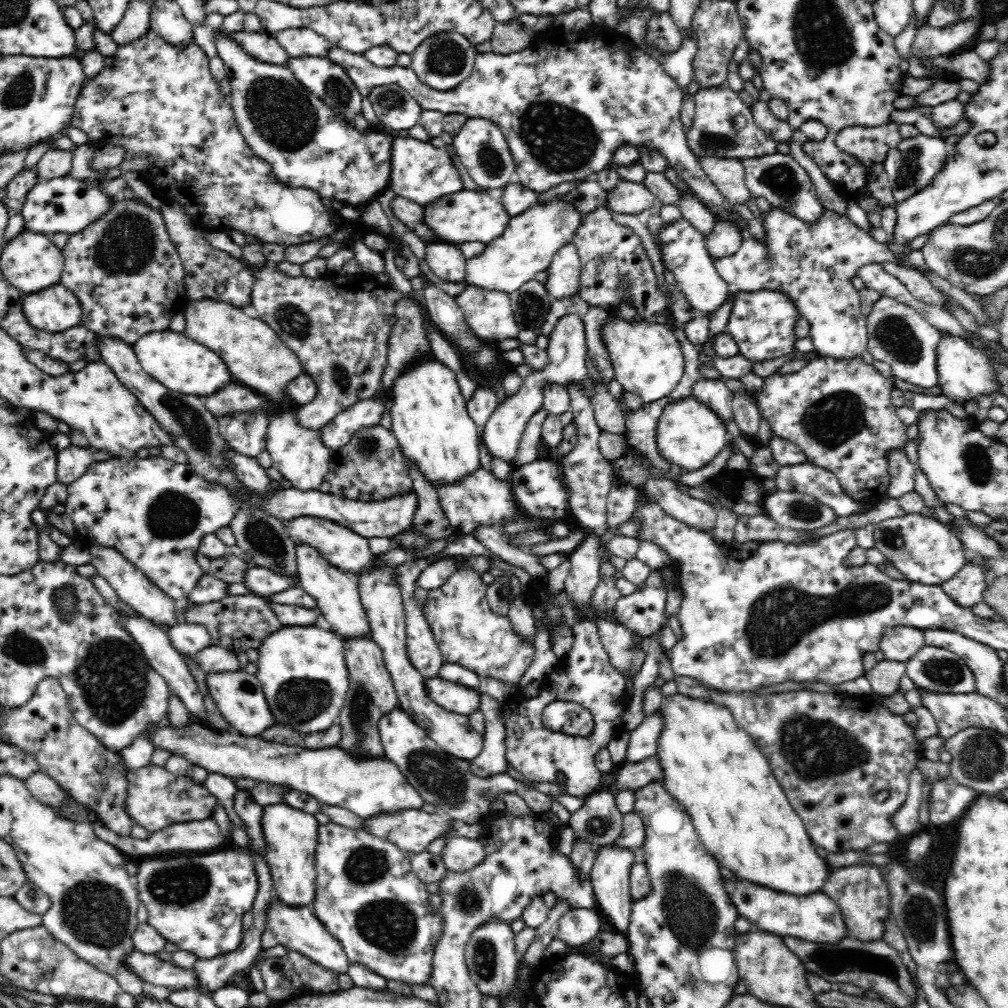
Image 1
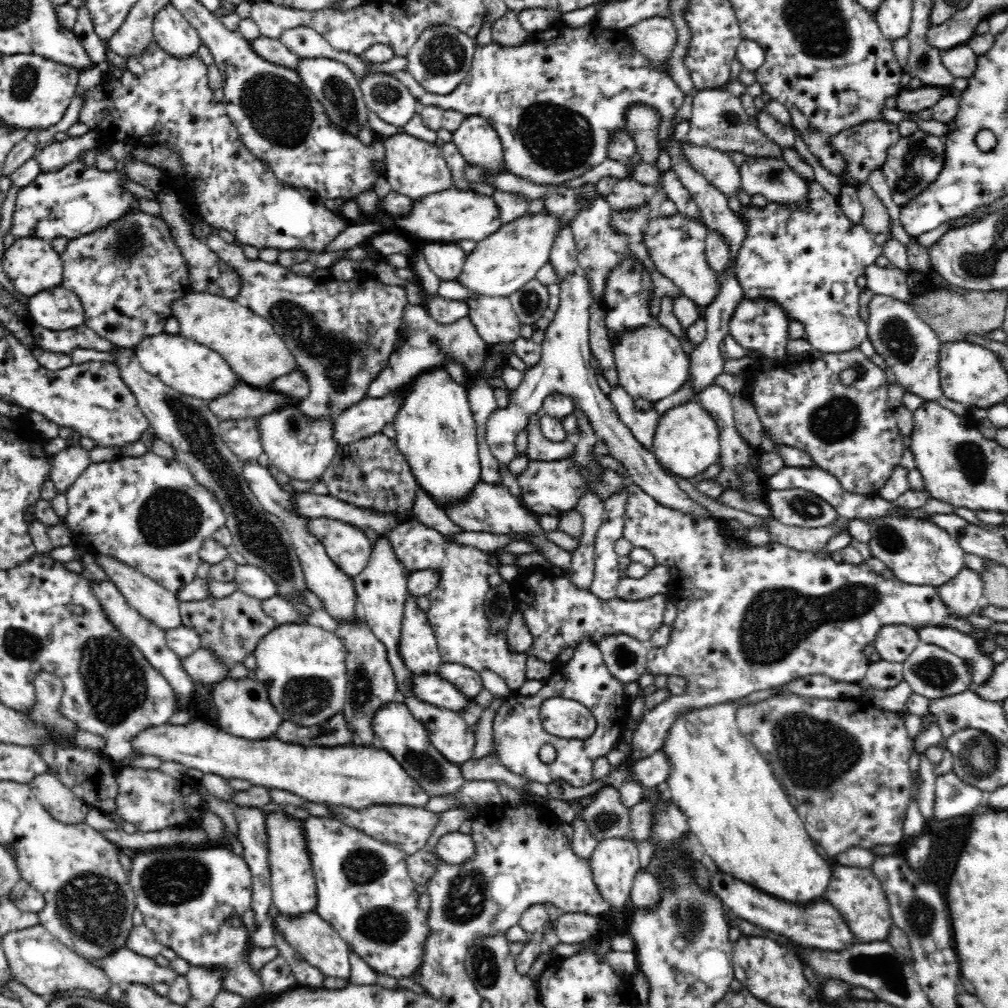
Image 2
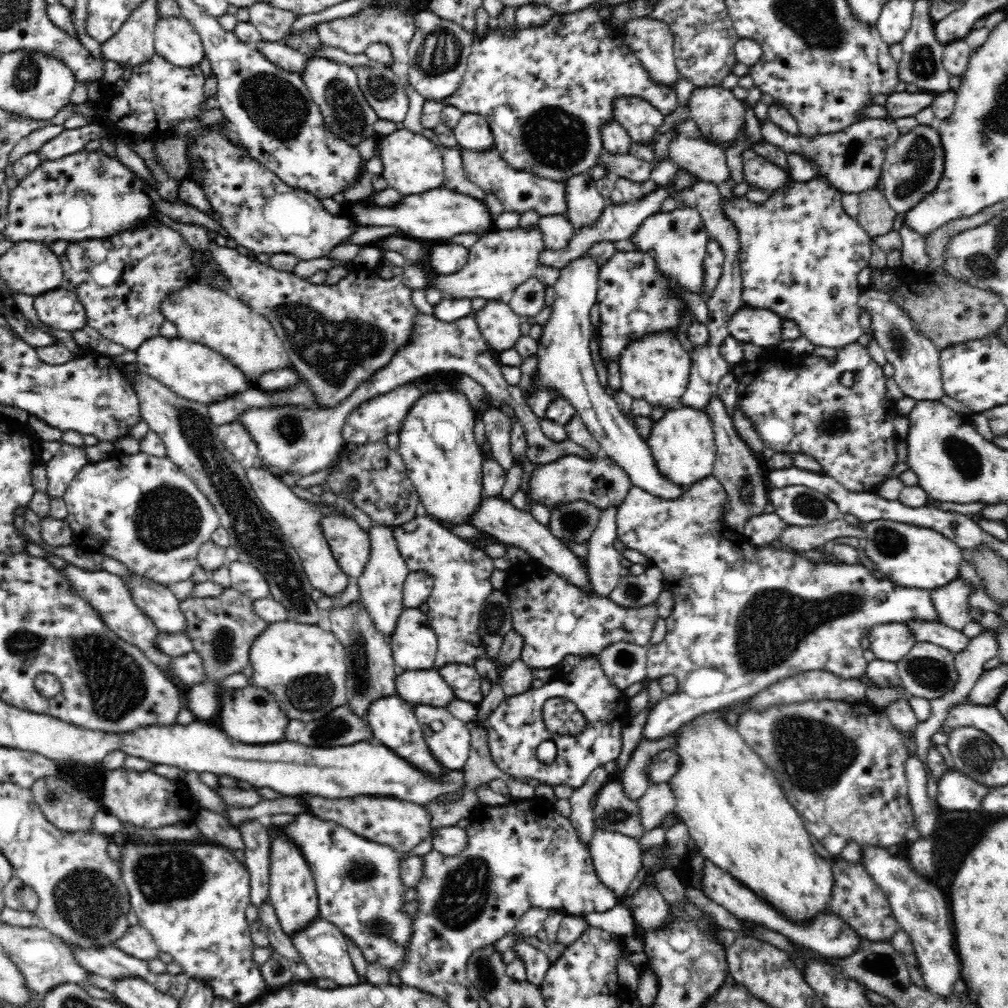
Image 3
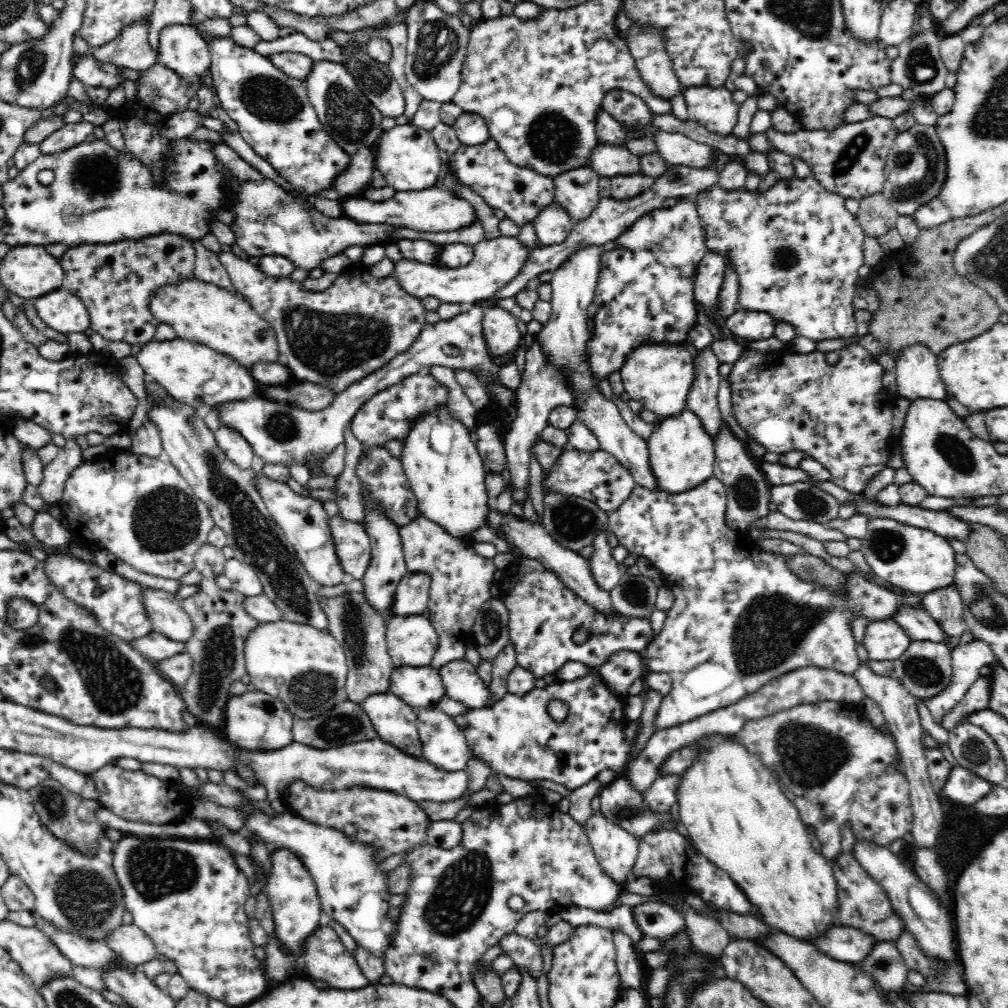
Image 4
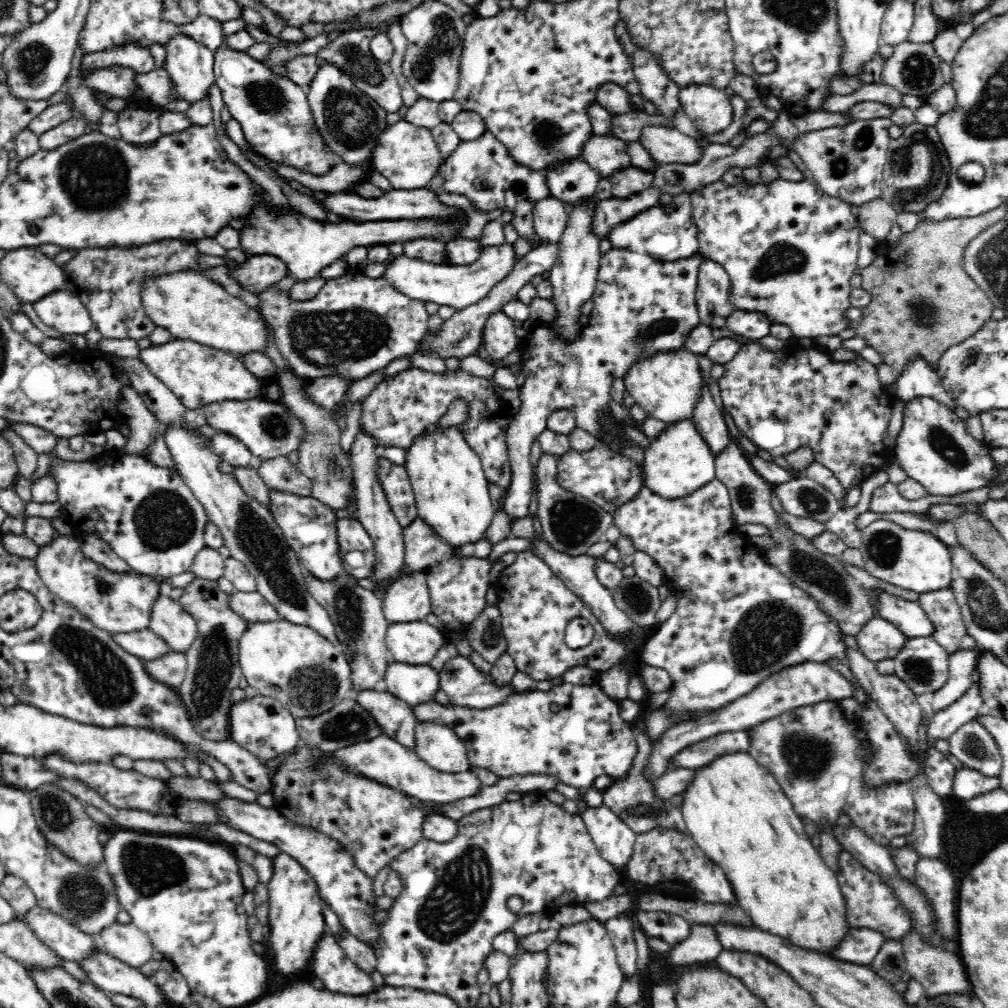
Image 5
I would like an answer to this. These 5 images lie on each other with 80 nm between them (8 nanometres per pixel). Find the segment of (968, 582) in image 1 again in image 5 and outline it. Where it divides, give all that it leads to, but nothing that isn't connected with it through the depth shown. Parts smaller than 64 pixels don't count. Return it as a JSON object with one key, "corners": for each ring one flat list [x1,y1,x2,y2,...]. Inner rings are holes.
{"corners":[[951,587,921,593,917,601,934,623,933,640,943,646,948,654,960,649,967,629]]}

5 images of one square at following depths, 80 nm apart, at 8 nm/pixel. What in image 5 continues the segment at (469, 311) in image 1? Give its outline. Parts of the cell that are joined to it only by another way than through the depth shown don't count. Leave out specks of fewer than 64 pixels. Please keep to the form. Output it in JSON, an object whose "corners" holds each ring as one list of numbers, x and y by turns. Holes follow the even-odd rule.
{"corners":[[504,310,492,313,486,319,483,330,483,344,486,352,496,360,501,360,514,351,522,341,516,335,513,319]]}

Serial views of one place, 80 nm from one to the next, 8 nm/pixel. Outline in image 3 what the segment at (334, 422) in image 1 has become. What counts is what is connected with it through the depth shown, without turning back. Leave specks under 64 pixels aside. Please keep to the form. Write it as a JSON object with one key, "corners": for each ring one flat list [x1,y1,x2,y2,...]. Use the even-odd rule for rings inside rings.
{"corners":[[423,379,414,380,414,382,403,384,387,392,385,395,364,400,360,406,356,406,354,411,344,418,342,426,344,445,374,442,374,440,385,439,386,434,390,434,390,432,399,432,404,416,406,416,409,408,412,408,412,404,420,398,421,392,429,389,430,385,431,381,424,381]]}

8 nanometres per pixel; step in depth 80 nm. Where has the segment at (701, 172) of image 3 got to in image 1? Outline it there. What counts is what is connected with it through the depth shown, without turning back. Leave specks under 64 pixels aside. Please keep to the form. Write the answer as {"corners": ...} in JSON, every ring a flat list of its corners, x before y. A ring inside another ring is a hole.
{"corners":[[708,157,702,158,700,164,702,170,732,206,747,205,752,198,755,200,758,197,751,193,746,184,745,168,741,160]]}

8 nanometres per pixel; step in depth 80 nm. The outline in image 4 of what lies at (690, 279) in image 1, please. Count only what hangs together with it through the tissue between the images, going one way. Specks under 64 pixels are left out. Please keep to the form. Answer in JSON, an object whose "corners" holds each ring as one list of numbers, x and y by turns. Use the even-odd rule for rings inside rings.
{"corners":[[688,201,679,202,669,209,656,209,639,218,617,242,634,252,649,250,660,264,678,270,678,274,695,280,699,262,704,258,707,246,705,243,705,225,698,214,696,206]]}

